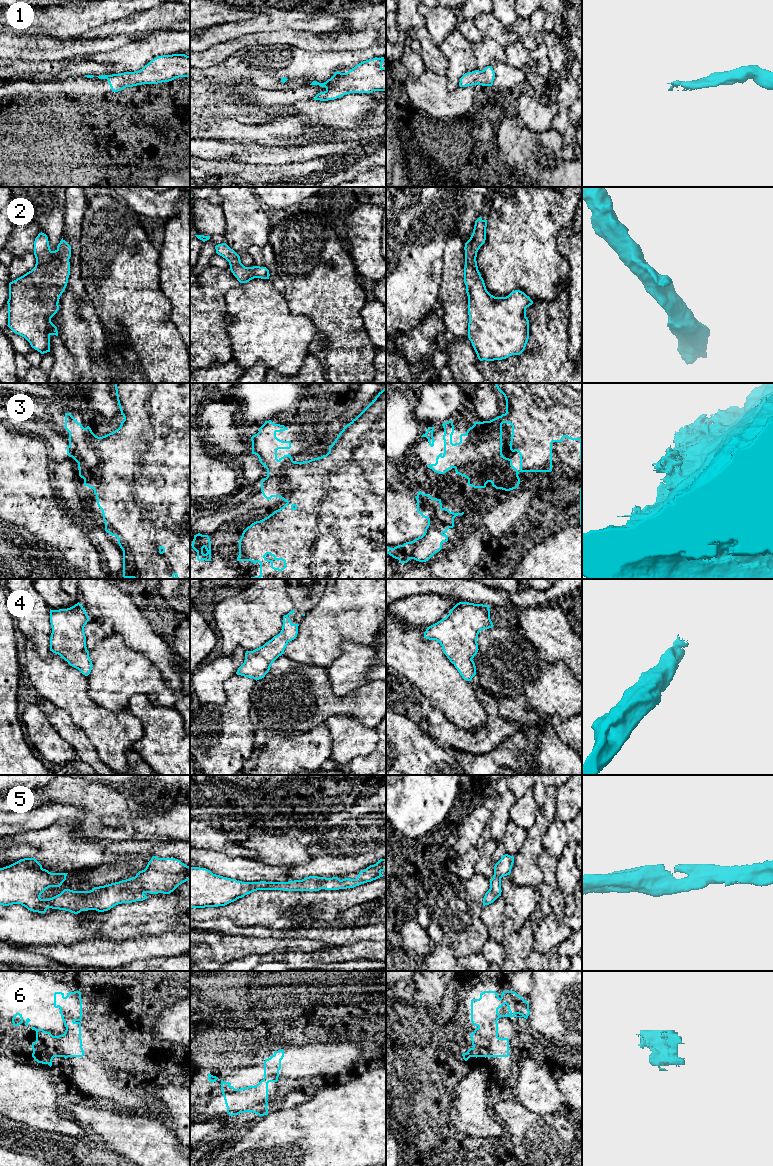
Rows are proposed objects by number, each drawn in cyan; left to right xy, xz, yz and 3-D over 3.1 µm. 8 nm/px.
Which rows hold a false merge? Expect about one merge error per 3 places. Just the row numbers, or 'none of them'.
3

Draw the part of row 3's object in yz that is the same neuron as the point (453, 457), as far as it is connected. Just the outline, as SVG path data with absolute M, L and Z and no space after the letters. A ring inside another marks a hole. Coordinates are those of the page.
M445 422L442 426L444 428L444 453L437 456L435 464L427 465L427 467L439 474L444 474L454 468L457 474L463 476L464 454L469 446L469 429L465 434L460 435L459 443L453 444L453 422Z

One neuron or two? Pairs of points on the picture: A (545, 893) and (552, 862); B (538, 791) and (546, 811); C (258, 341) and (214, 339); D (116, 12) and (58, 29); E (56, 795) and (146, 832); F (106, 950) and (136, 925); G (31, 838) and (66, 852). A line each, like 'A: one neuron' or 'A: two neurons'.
A: one neuron
B: two neurons
C: two neurons
D: one neuron
E: one neuron
F: two neurons
G: one neuron

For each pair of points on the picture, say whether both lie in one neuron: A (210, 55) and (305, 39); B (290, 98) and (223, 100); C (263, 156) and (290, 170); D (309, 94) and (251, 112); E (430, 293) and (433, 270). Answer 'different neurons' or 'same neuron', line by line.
A: same neuron
B: same neuron
C: different neurons
D: same neuron
E: same neuron

